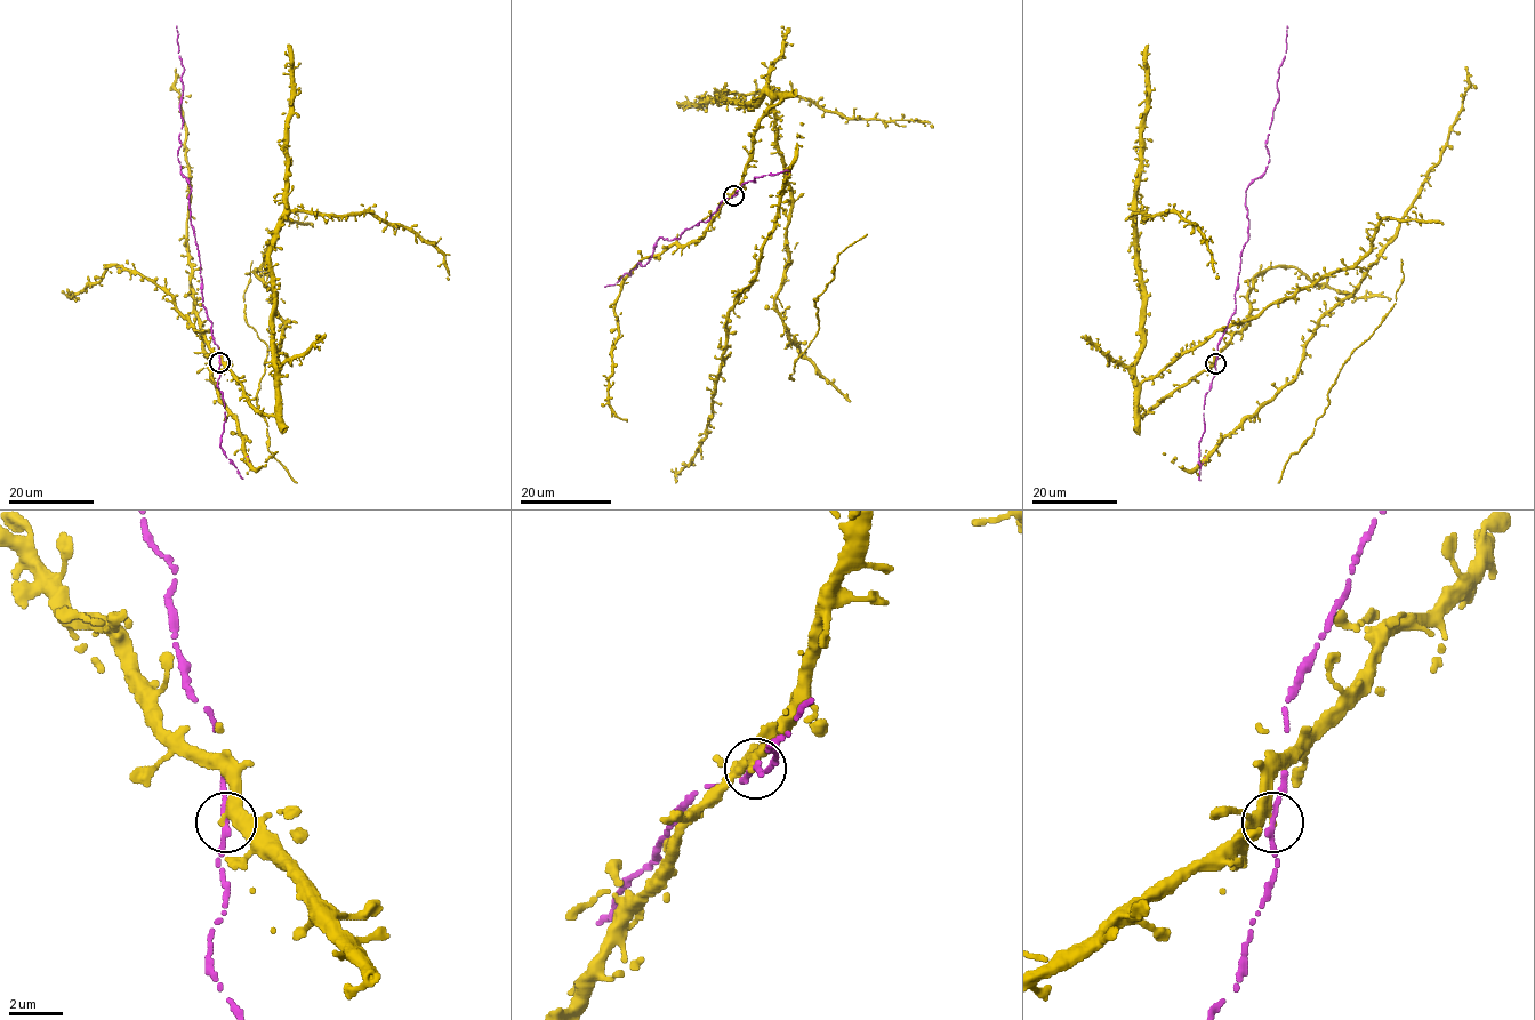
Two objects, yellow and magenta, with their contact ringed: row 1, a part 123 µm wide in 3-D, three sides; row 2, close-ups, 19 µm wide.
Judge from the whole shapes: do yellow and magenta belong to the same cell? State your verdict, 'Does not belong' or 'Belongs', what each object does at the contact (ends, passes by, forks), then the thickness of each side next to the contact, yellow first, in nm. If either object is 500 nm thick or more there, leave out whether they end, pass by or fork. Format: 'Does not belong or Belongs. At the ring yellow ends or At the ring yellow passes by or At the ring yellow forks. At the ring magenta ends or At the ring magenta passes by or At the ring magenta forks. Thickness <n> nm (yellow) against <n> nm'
Belongs. At the ring yellow passes by. At the ring magenta passes by. Thickness 280 nm (yellow) against 190 nm

